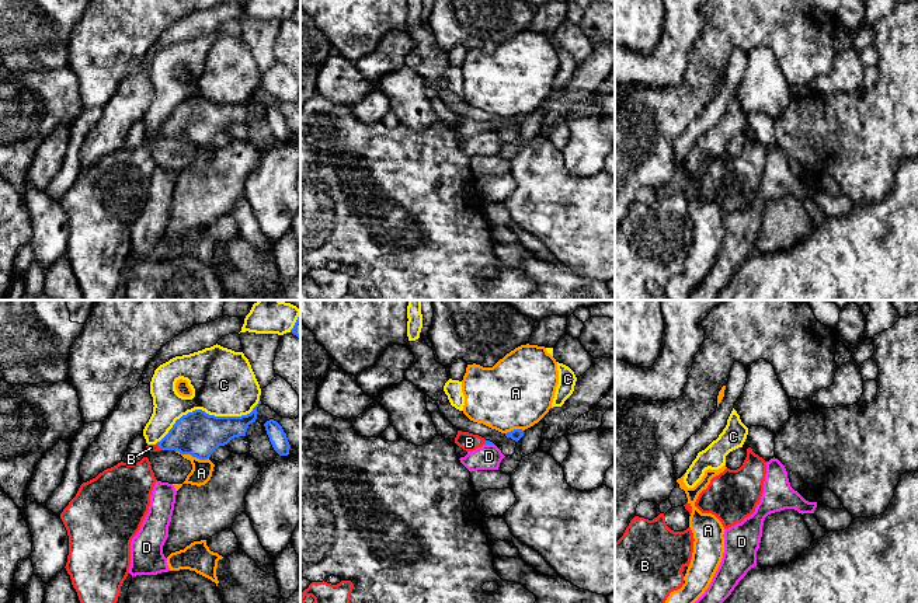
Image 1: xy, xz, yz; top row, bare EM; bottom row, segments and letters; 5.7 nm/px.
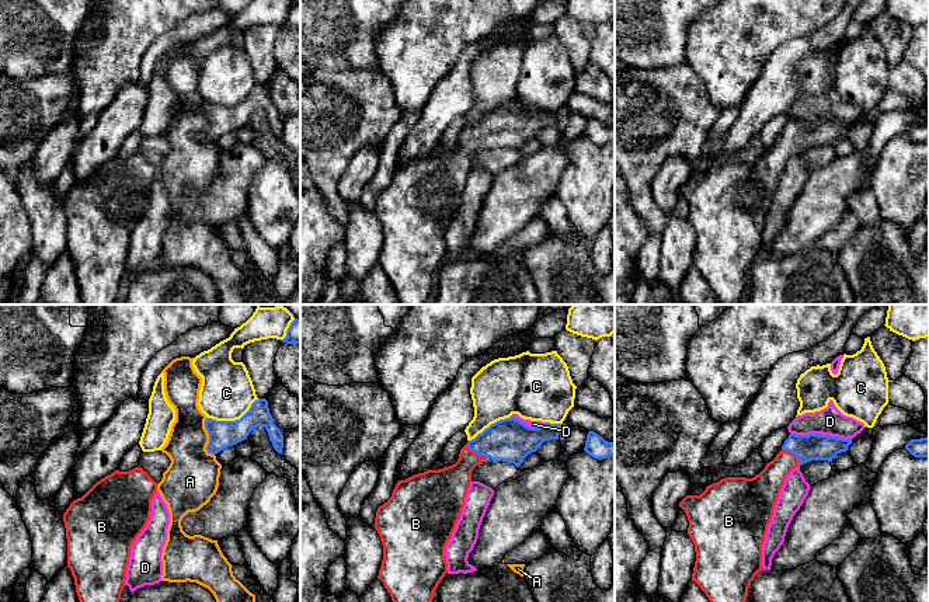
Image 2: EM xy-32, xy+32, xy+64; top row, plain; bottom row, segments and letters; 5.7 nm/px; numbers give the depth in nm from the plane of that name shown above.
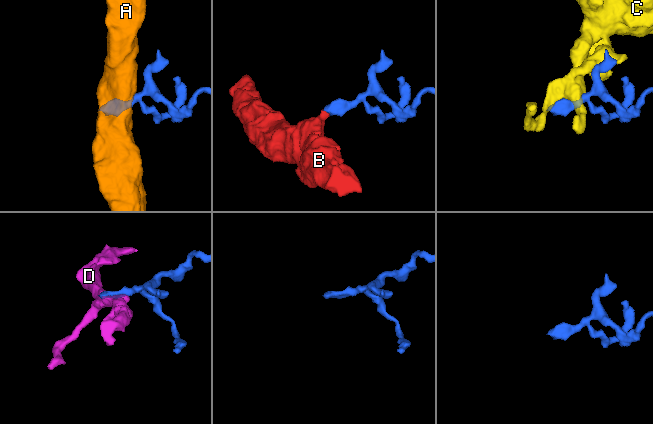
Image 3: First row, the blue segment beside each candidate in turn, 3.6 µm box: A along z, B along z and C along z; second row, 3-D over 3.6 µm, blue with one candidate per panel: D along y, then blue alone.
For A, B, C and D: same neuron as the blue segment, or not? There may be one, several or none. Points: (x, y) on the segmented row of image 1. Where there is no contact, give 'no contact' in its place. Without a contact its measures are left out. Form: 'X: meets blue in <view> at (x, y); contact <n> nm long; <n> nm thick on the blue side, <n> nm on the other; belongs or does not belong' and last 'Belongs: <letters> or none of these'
A: meets blue in xy at (193, 456); contact 200 nm long; 260 nm thick on the blue side, 120 nm on the other; does not belong
B: meets blue in xy at (159, 446); contact 50 nm long; 260 nm thick on the blue side, 50 nm on the other; belongs
C: meets blue in xy at (207, 414); contact 650 nm long; 260 nm thick on the blue side, 360 nm on the other; does not belong
D: meets blue in xz at (489, 443); contact 60 nm long; 30 nm thick on the blue side, 140 nm on the other; does not belong
Belongs: B

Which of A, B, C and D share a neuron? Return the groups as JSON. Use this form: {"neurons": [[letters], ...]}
{"neurons": [["A"], ["B"], ["C"], ["D"]]}

